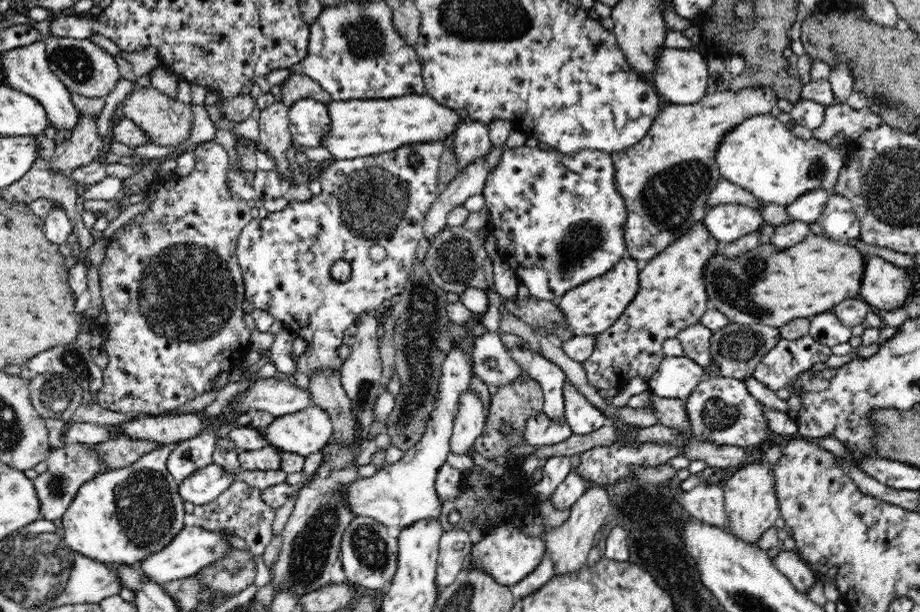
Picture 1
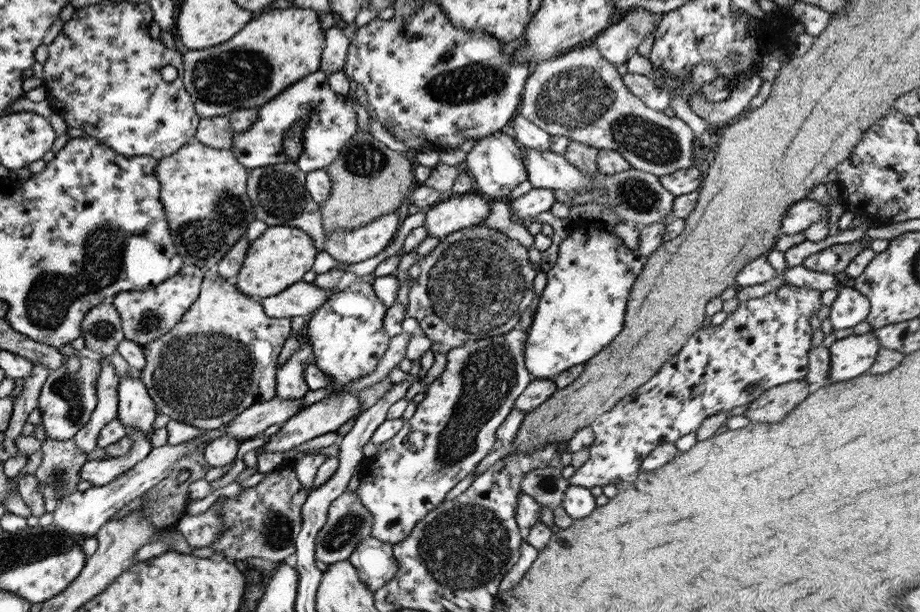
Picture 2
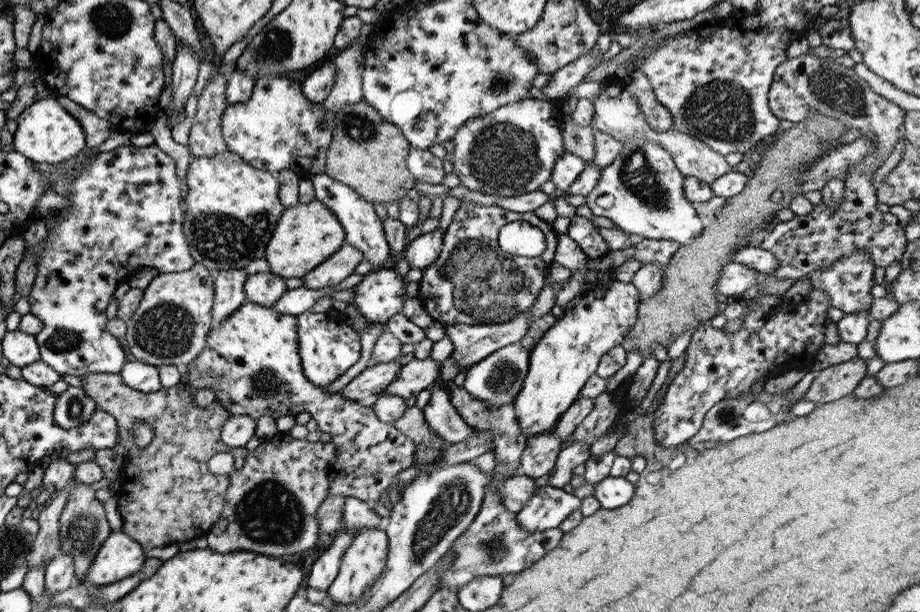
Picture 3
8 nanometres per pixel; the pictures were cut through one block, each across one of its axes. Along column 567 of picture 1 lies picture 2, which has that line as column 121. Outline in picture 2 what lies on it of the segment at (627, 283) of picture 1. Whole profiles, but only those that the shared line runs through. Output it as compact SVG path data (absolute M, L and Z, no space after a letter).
M184 263L177 274L153 288L143 291L117 292L111 300L111 305L117 309L124 339L141 346L169 332L185 314L189 304L197 298L203 278L203 270Z

